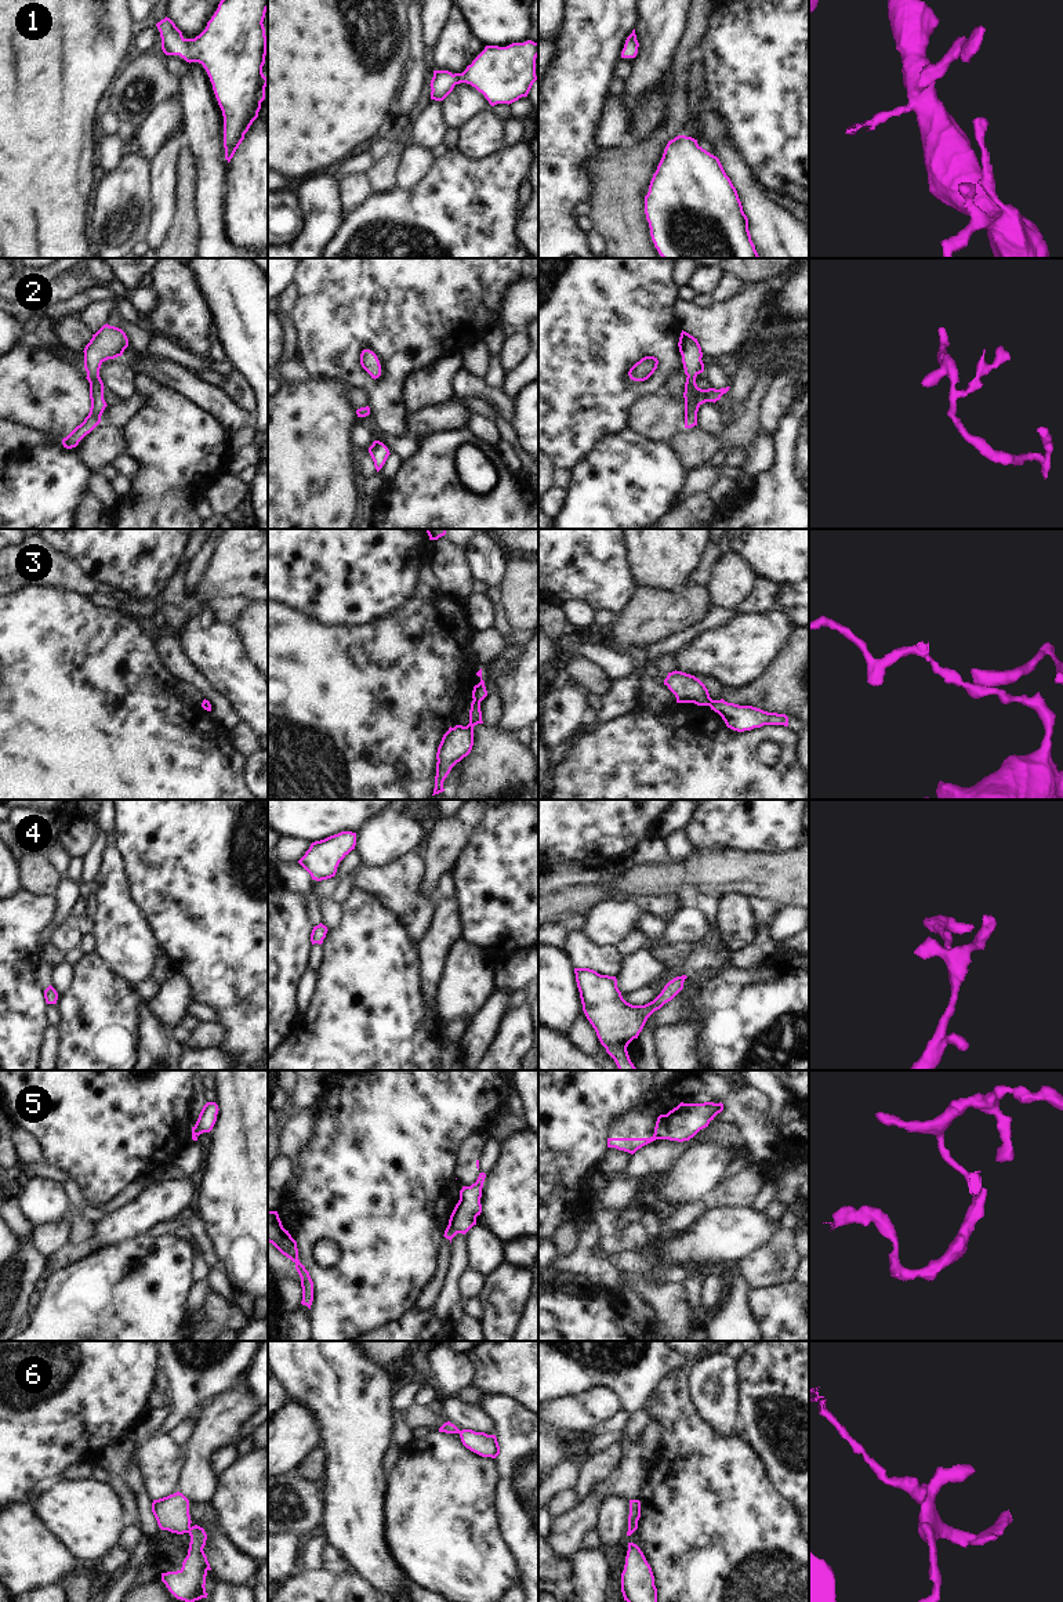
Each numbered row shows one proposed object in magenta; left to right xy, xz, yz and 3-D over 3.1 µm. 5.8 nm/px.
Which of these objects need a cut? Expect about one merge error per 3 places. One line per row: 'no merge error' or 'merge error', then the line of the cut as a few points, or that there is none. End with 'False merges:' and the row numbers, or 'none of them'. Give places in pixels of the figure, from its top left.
1: no merge error; no cut
2: no merge error; no cut
3: merge error; cut in xz along (474, 699), (479, 702)
4: no merge error; no cut
5: merge error; cut in yz along (653, 1134), (657, 1138)
6: merge error; cut in xy along (191, 1528), (187, 1532)
False merges: 3, 5, 6

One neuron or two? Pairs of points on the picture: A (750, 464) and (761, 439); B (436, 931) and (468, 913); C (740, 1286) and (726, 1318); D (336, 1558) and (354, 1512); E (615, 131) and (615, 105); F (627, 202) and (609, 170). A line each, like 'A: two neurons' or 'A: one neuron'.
A: one neuron
B: two neurons
C: one neuron
D: two neurons
E: one neuron
F: one neuron

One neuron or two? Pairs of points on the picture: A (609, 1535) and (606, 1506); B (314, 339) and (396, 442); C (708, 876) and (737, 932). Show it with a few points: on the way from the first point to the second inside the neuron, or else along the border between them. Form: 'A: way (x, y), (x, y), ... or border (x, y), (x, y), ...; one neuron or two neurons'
A: way (609, 1528), (609, 1512); one neuron
B: border (380, 434), (405, 435); two neurons
C: border (747, 894), (725, 892), (721, 896); two neurons

